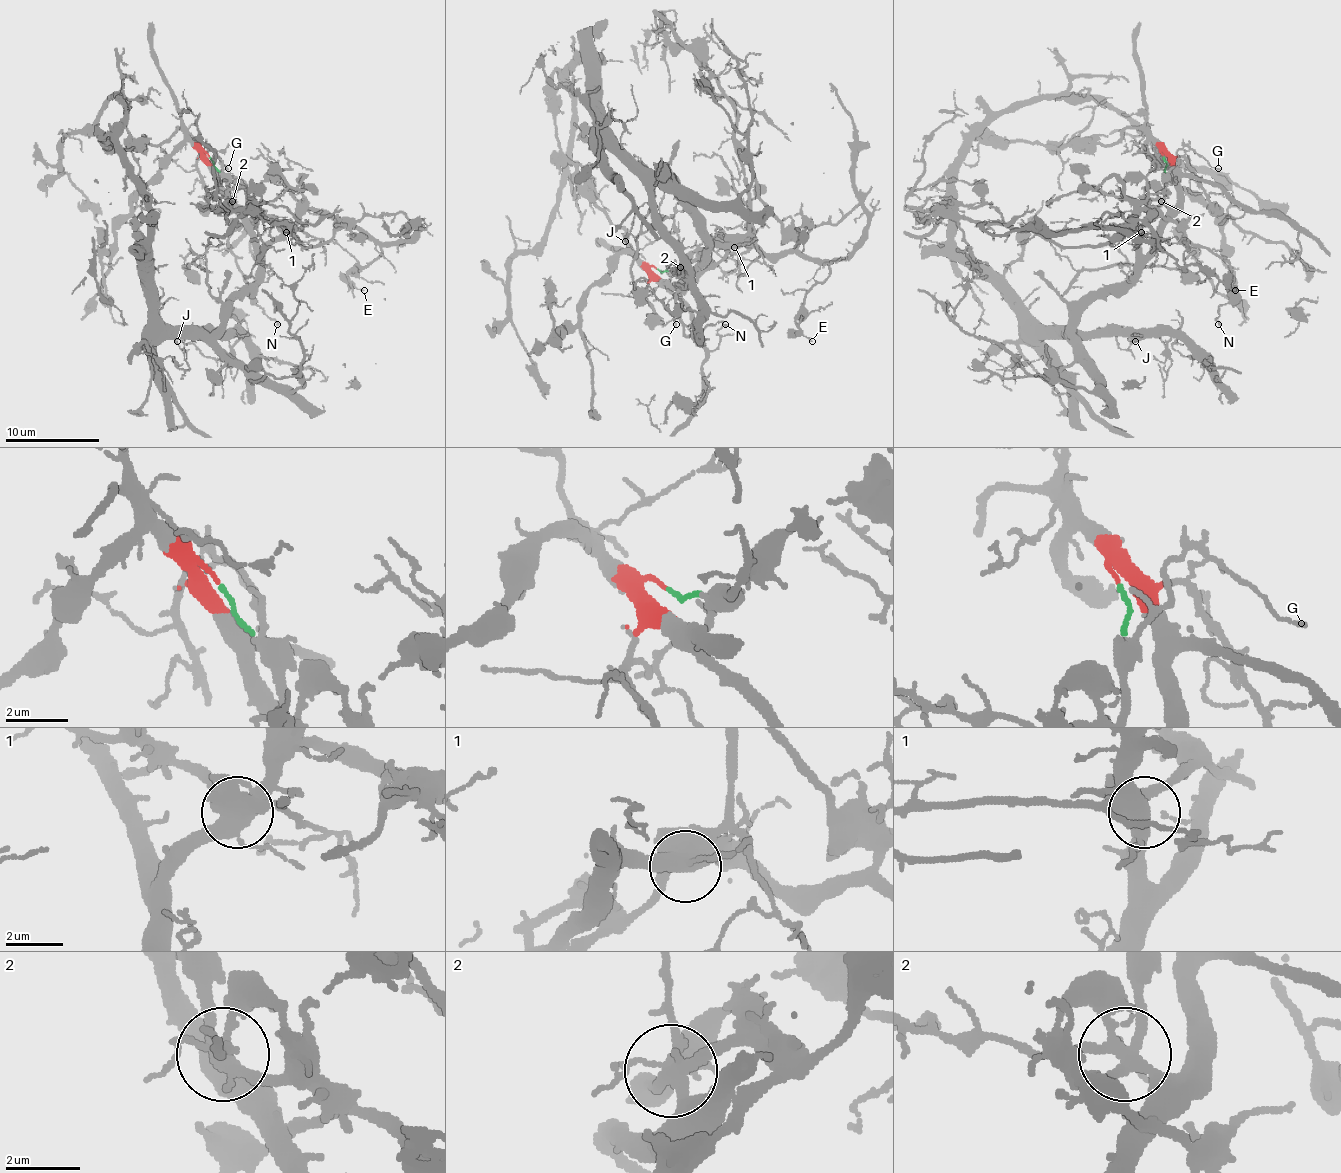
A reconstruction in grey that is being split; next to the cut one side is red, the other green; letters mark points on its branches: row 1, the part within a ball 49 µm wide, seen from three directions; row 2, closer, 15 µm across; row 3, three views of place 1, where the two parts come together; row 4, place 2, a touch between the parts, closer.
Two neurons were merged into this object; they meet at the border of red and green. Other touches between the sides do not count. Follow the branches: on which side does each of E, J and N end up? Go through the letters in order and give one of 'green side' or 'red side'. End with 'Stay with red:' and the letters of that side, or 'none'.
E: red side
J: red side
N: green side
Stay with red: E, J

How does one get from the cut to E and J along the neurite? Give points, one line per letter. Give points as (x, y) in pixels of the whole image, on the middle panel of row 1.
E: (657, 268), (679, 282), (712, 247), (745, 242), (806, 254), (830, 270), (797, 322), (811, 341)
J: (657, 268), (664, 282), (679, 282), (702, 259), (707, 235), (669, 181), (660, 181), (638, 209), (624, 242)

